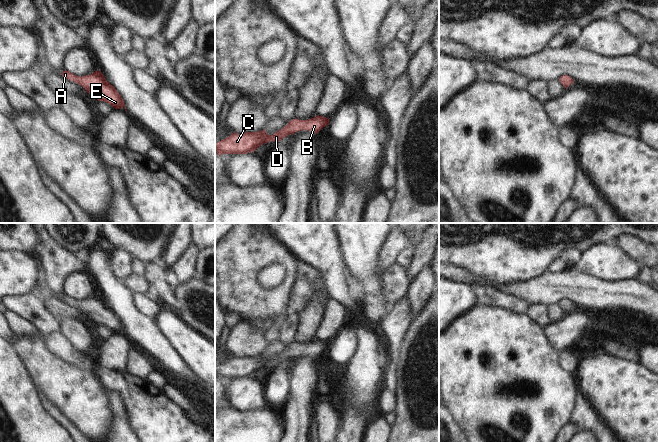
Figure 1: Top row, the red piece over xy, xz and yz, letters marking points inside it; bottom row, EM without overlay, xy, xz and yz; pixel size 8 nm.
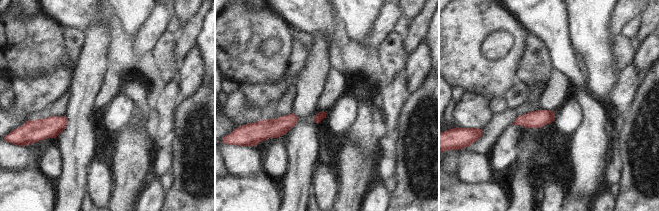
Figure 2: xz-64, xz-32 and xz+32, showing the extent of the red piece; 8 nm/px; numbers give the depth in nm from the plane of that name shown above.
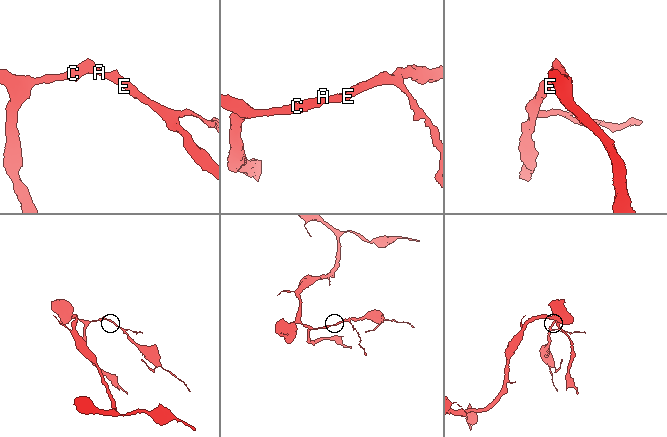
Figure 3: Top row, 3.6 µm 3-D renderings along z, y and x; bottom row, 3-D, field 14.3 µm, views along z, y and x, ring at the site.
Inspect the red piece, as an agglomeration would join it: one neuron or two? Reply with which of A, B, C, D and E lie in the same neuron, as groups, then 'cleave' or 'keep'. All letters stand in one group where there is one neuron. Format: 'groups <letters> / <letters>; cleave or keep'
groups A B C D E; keep

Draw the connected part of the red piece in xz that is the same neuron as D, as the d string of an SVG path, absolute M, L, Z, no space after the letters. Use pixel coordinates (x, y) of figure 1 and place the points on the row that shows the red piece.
M316 115L308 120L297 118L289 120L289 123L273 135L268 135L264 130L258 132L232 133L229 137L215 143L215 151L218 156L222 154L246 154L254 152L262 144L274 141L279 142L284 137L295 134L297 131L307 130L318 133L323 127L328 126L329 118Z

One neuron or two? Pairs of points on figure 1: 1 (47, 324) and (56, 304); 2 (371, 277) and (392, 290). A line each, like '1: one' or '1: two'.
1: two
2: two

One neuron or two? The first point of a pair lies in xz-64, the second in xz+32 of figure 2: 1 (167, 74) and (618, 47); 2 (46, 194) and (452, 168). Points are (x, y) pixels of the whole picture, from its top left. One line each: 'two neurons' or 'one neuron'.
1: one neuron
2: two neurons

